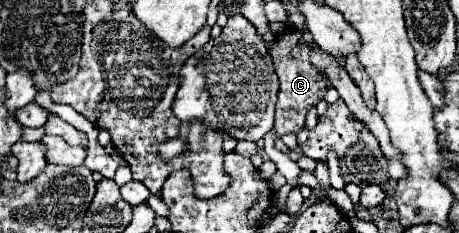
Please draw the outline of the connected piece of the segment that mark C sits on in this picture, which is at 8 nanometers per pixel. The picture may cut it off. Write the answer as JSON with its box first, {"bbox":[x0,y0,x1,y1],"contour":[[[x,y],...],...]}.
{"bbox":[270,24,332,136],"contour":[[[290,24],[280,36],[276,36],[276,40],[270,46],[270,56],[274,60],[274,70],[280,78],[280,92],[278,92],[278,102],[276,102],[276,122],[274,122],[274,130],[276,130],[278,136],[300,132],[302,126],[304,126],[306,114],[320,100],[324,100],[328,88],[332,86],[330,78],[324,74],[324,70],[316,68],[310,62],[310,54],[312,54],[314,48],[304,40],[302,34],[304,34],[302,30],[294,28]]]}

